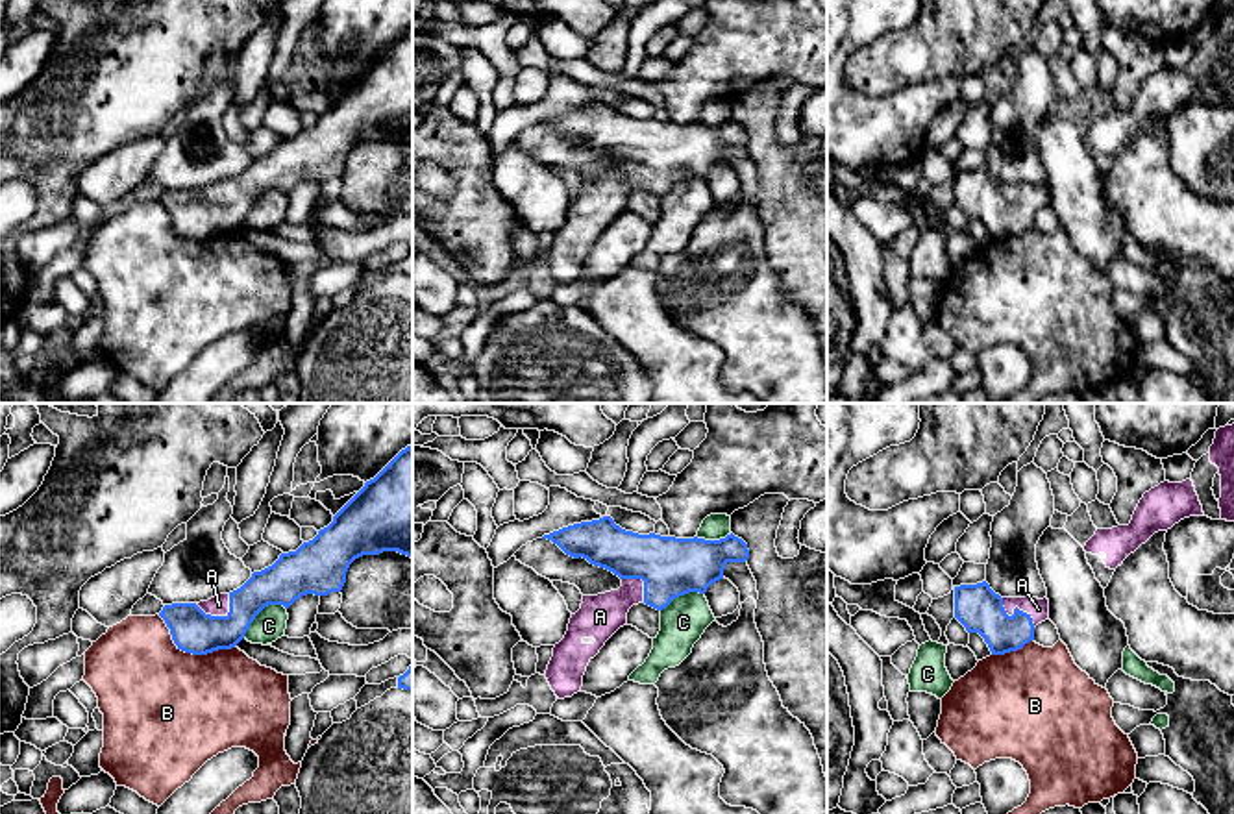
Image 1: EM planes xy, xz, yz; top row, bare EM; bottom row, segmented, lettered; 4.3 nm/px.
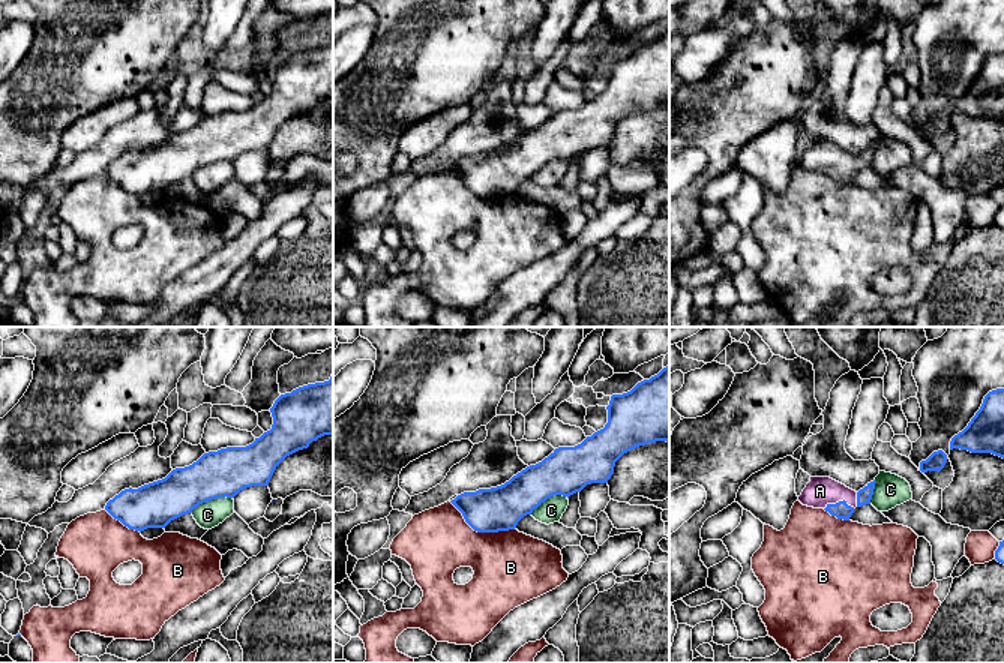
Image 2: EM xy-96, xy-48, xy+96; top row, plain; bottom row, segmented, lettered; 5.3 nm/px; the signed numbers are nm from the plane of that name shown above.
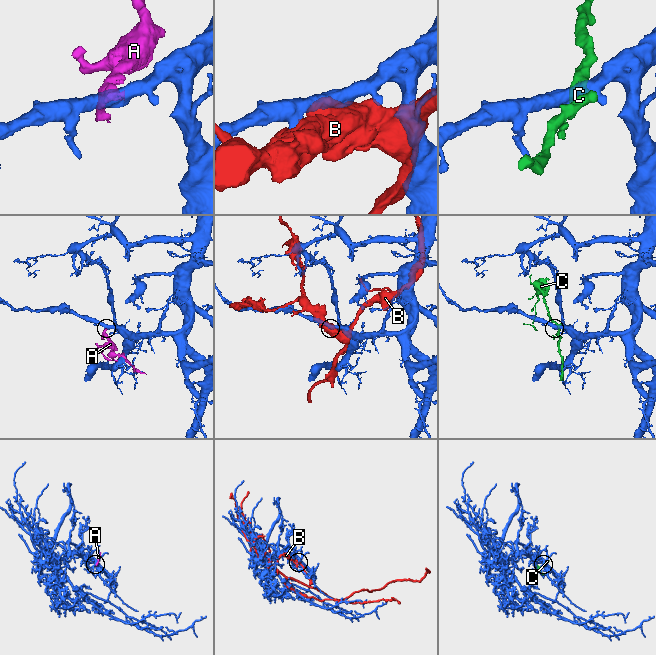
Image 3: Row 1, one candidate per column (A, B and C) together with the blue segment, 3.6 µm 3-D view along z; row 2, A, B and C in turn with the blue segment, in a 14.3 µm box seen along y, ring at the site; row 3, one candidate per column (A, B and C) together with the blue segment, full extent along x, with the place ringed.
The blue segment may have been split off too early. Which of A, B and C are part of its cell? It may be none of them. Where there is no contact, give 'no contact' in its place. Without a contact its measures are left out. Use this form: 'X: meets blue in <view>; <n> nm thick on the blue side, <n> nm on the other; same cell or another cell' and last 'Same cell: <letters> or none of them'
A: meets blue in yz; 200 nm thick on the blue side, 90 nm on the other; same cell
B: meets blue in xy; 190 nm thick on the blue side, 480 nm on the other; another cell
C: meets blue in xy; 200 nm thick on the blue side, 140 nm on the other; another cell
Same cell: A

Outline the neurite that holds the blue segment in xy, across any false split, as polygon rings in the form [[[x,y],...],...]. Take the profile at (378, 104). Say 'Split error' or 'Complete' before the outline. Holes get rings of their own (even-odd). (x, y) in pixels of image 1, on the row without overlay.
Split error. [[[413,30],[401,35],[374,65],[333,102],[333,107],[318,120],[303,128],[296,137],[261,155],[237,176],[215,181],[200,189],[165,191],[159,202],[170,215],[178,235],[192,240],[207,240],[235,233],[246,220],[255,202],[268,191],[289,194],[307,179],[327,181],[340,178],[350,150],[363,141],[398,137],[413,144]]]

